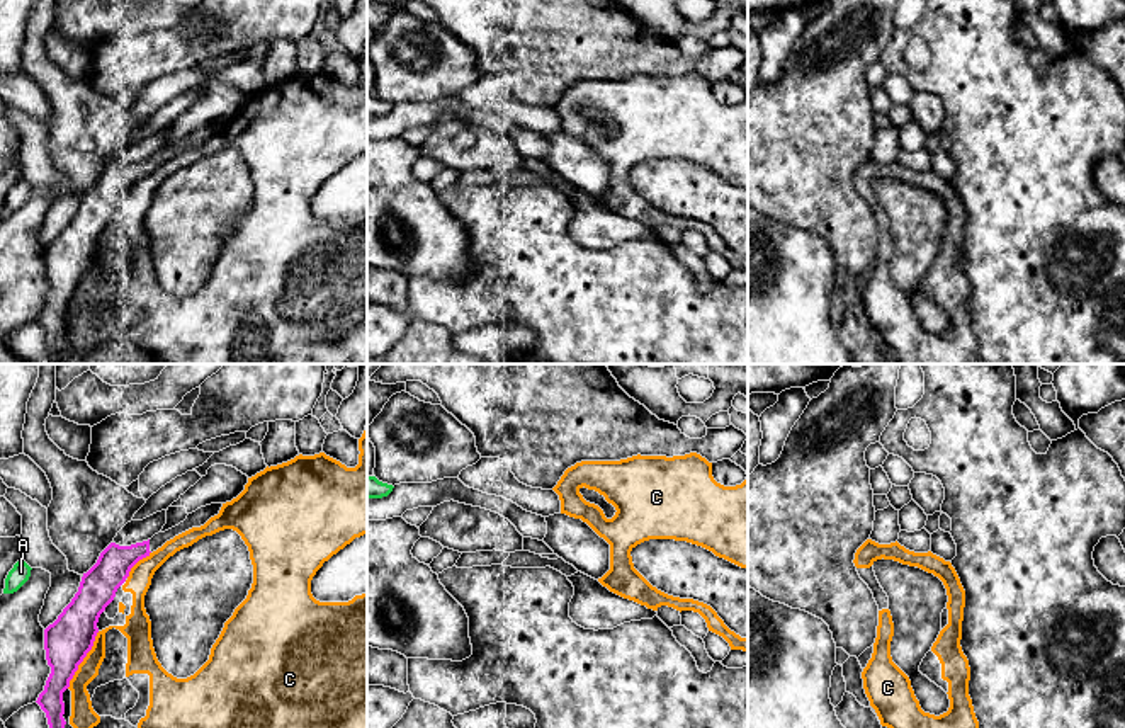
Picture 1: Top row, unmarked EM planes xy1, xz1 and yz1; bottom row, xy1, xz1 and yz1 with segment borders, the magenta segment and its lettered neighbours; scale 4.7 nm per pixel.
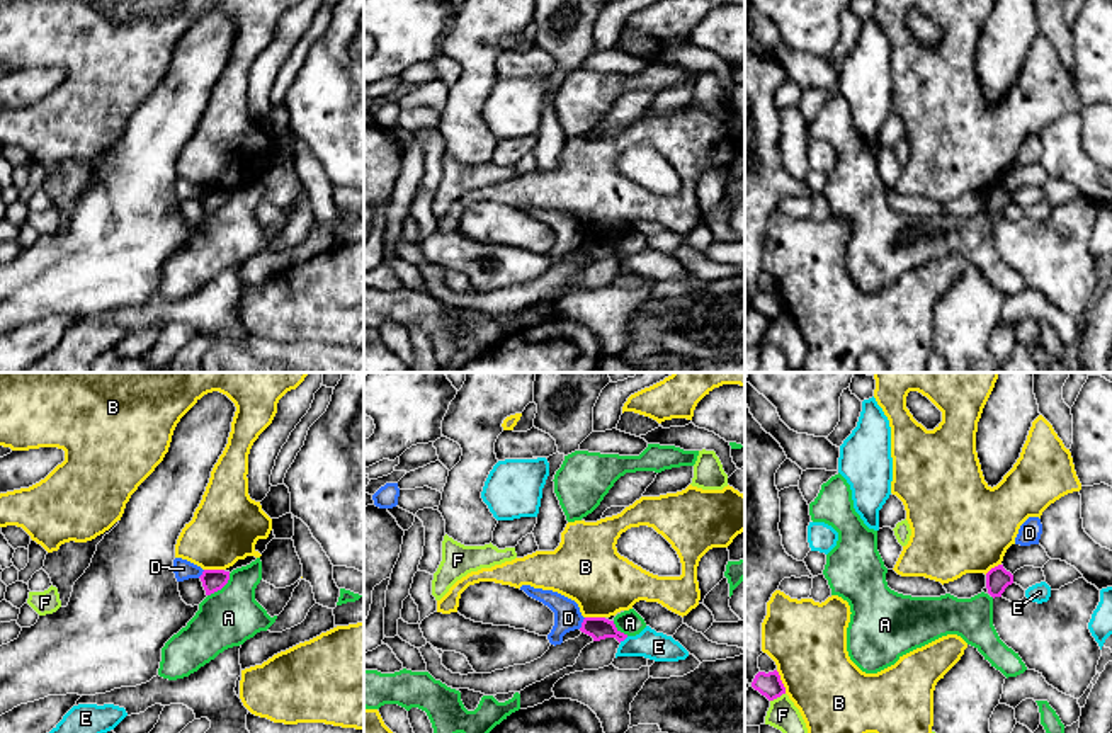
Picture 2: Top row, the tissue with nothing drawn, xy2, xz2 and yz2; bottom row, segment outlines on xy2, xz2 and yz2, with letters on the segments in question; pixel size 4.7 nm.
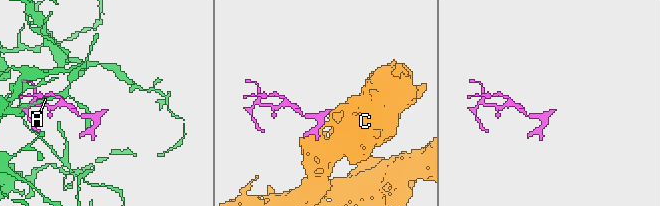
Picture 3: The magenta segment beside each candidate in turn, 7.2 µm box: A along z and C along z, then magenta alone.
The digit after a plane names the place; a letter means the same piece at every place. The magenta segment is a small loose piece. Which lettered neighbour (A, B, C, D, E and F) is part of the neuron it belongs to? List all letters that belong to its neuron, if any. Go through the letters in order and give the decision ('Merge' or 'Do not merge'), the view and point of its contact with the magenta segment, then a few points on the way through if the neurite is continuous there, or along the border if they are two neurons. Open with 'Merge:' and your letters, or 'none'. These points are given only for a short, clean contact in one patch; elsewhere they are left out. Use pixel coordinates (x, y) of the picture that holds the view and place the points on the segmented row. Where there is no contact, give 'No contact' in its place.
Merge: none
A: Do not merge. Touches magenta at xy2 (221, 587)
B: Do not merge. Touches magenta at yz2 (781, 682)
C: Do not merge. Touches magenta at xy1 (82, 660)
D: Do not merge. Touches magenta at xz2 (582, 623). Boundary: xz2 (585, 618), (578, 628)
E: Do not merge. Touches magenta at xz2 (623, 640). Boundary: xz2 (628, 636), (619, 642)
F: Do not merge. Touches magenta at yz2 (777, 696)

